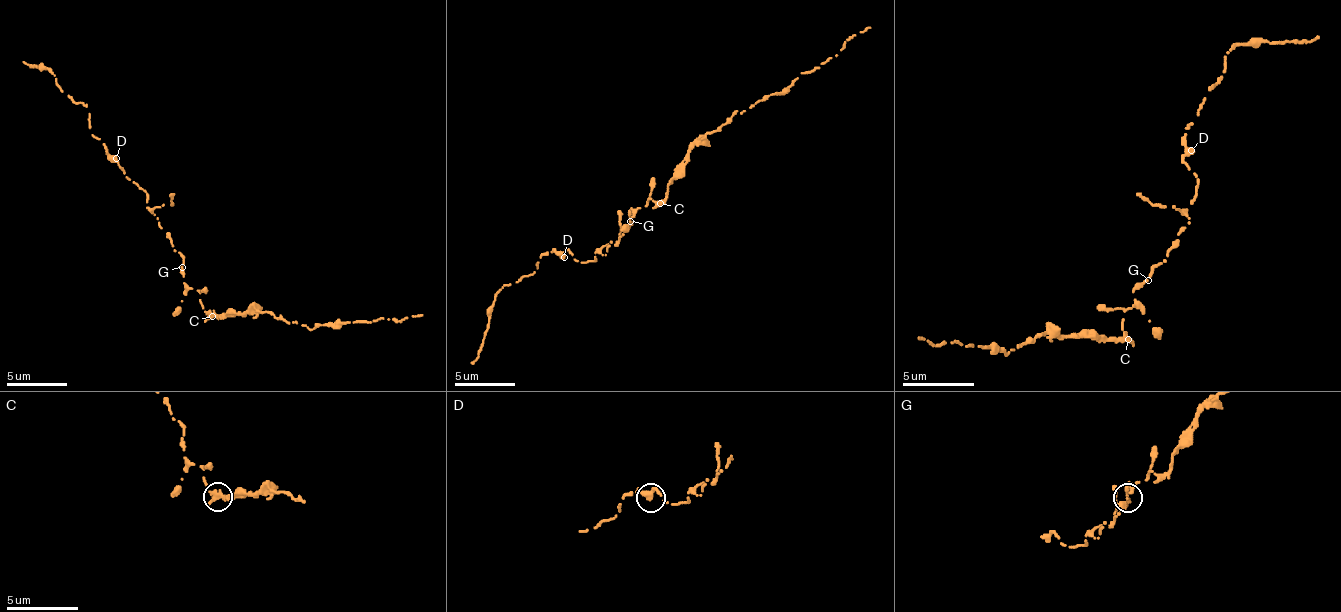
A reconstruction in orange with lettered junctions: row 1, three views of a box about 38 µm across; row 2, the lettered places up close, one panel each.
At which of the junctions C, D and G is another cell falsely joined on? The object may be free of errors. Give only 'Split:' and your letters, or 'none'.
Split: C

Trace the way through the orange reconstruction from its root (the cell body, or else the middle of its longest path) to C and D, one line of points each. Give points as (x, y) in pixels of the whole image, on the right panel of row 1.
C: (1145, 280), (1134, 291), (1134, 305), (1123, 313), (1123, 331), (1127, 338)
D: (1145, 280), (1166, 259), (1177, 233), (1188, 223), (1188, 208), (1199, 183), (1184, 161), (1191, 150)

